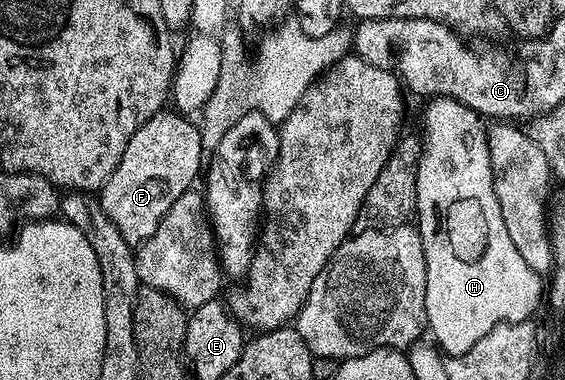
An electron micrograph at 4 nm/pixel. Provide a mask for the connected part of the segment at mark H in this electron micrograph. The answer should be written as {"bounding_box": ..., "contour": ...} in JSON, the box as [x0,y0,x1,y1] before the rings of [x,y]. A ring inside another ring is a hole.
{"bounding_box":[415,96,543,357],"contour":[[[449,96],[430,99],[428,104],[429,110],[425,114],[426,132],[423,132],[421,161],[417,171],[417,211],[415,213],[415,227],[423,242],[423,254],[425,255],[425,266],[427,268],[427,290],[425,291],[425,305],[427,306],[427,318],[429,319],[427,328],[431,336],[433,332],[434,338],[432,337],[432,339],[436,341],[440,351],[446,357],[462,356],[469,349],[469,344],[473,344],[473,340],[477,340],[477,336],[481,336],[481,332],[485,332],[485,328],[489,328],[489,324],[493,324],[493,320],[502,318],[517,320],[517,316],[525,316],[525,312],[530,313],[529,308],[538,308],[542,303],[543,294],[537,290],[537,283],[539,283],[537,272],[531,270],[531,266],[527,266],[527,262],[523,262],[519,250],[515,250],[515,244],[511,242],[511,237],[507,234],[507,226],[503,226],[503,214],[499,210],[499,198],[495,198],[486,121],[478,116],[475,110],[471,110]]]}

